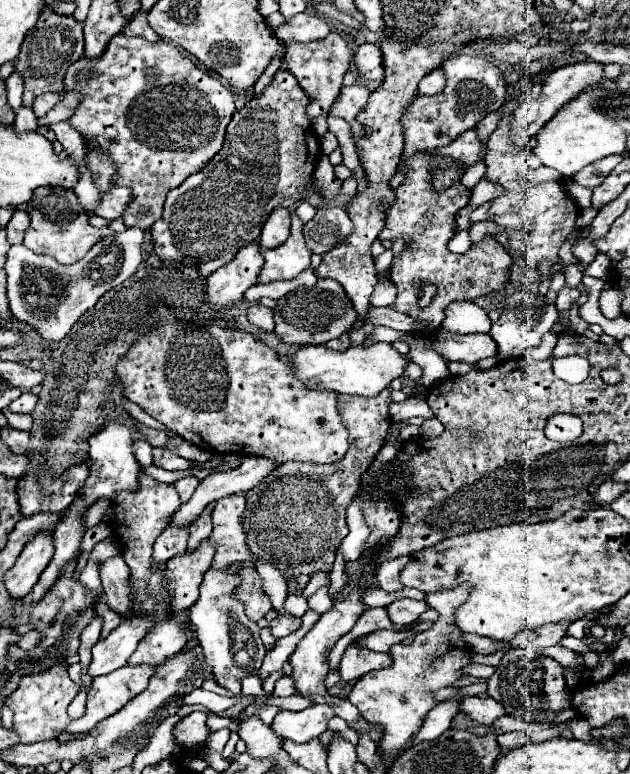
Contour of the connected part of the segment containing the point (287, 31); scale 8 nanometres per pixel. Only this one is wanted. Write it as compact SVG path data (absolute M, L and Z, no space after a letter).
M300 13L294 15L288 23L284 23L274 30L274 34L280 41L316 41L324 39L324 35L330 33L330 25L324 17L314 13Z

